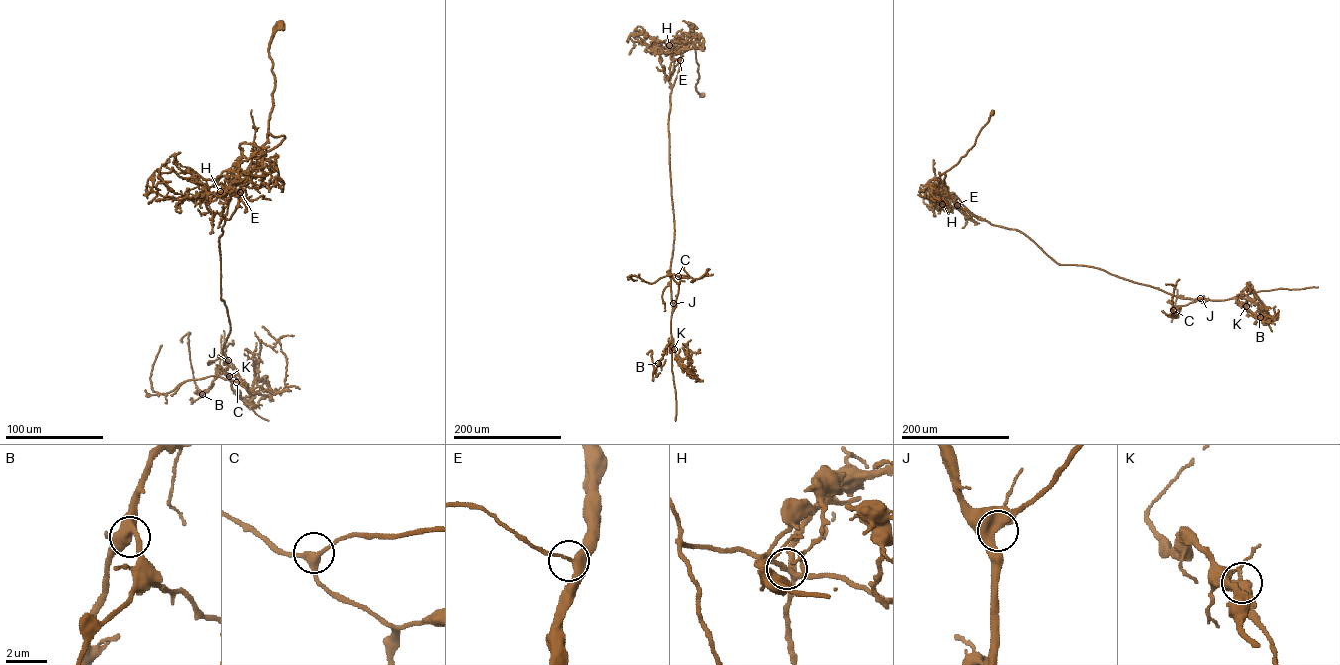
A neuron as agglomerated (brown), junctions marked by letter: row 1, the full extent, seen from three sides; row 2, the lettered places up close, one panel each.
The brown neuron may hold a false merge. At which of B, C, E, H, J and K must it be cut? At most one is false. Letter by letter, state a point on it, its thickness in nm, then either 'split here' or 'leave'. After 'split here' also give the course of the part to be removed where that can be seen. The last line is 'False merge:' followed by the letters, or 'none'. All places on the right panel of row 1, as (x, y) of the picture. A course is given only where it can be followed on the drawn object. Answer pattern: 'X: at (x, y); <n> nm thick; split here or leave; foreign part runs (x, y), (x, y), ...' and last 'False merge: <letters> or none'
B: at (1260, 317); 440 nm thick; leave
C: at (1173, 310); 280 nm thick; leave
E: at (957, 205); 260 nm thick; leave
H: at (942, 204); 300 nm thick; leave
J: at (1200, 298); 500 nm thick; leave
K: at (1246, 306); 420 nm thick; split here; foreign part runs (1246, 306), (1264, 321), (1262, 307), (1242, 297), (1240, 292)
False merge: K

